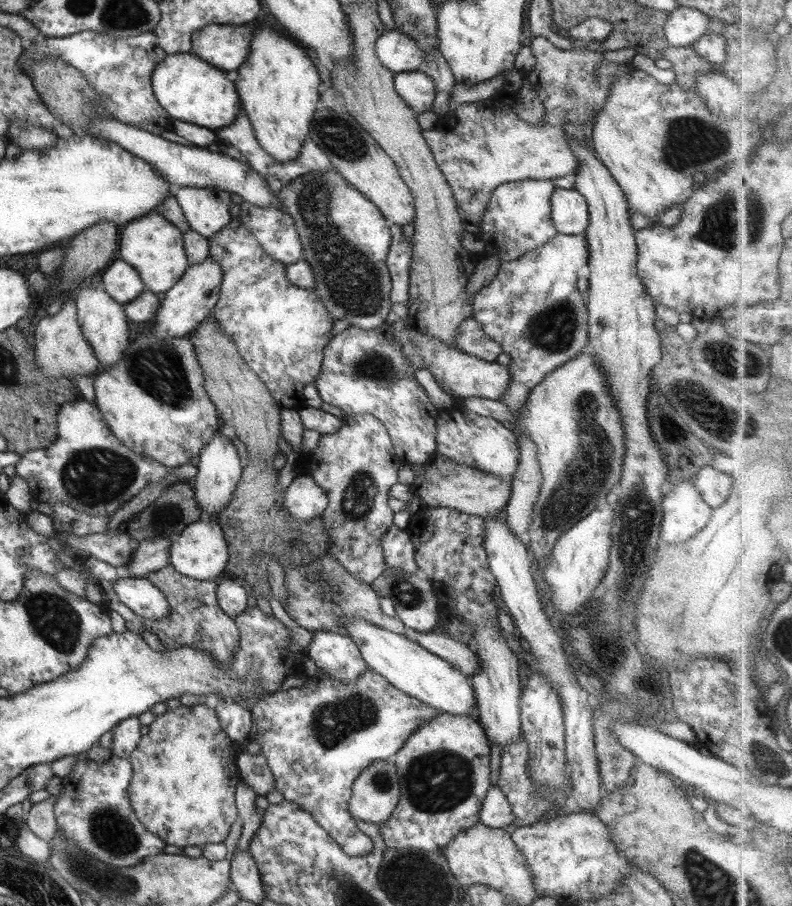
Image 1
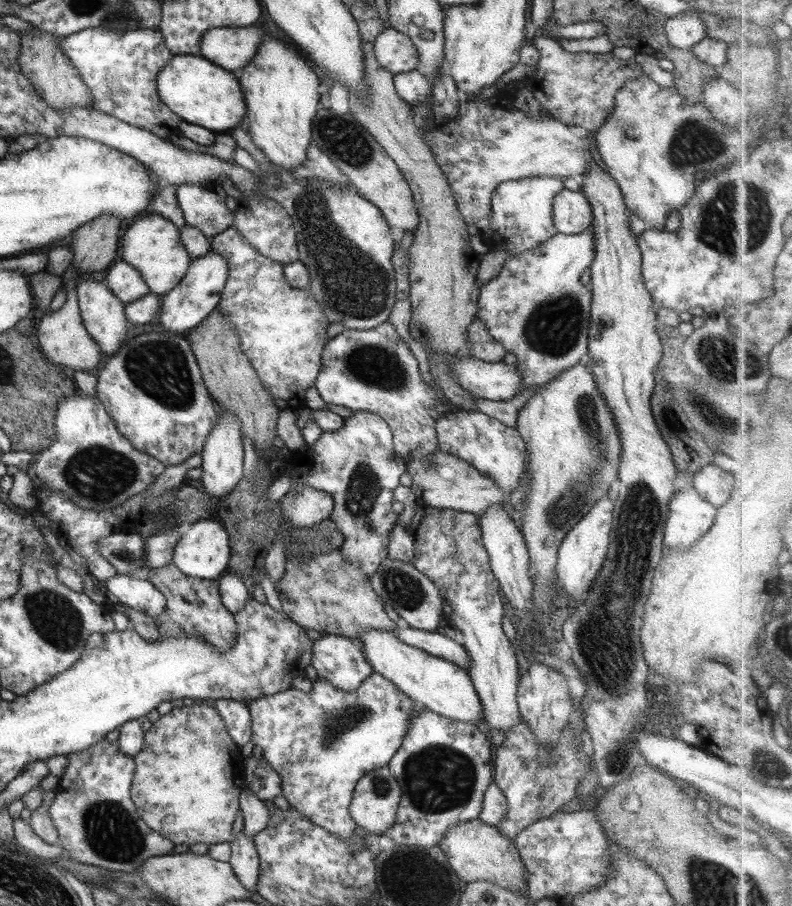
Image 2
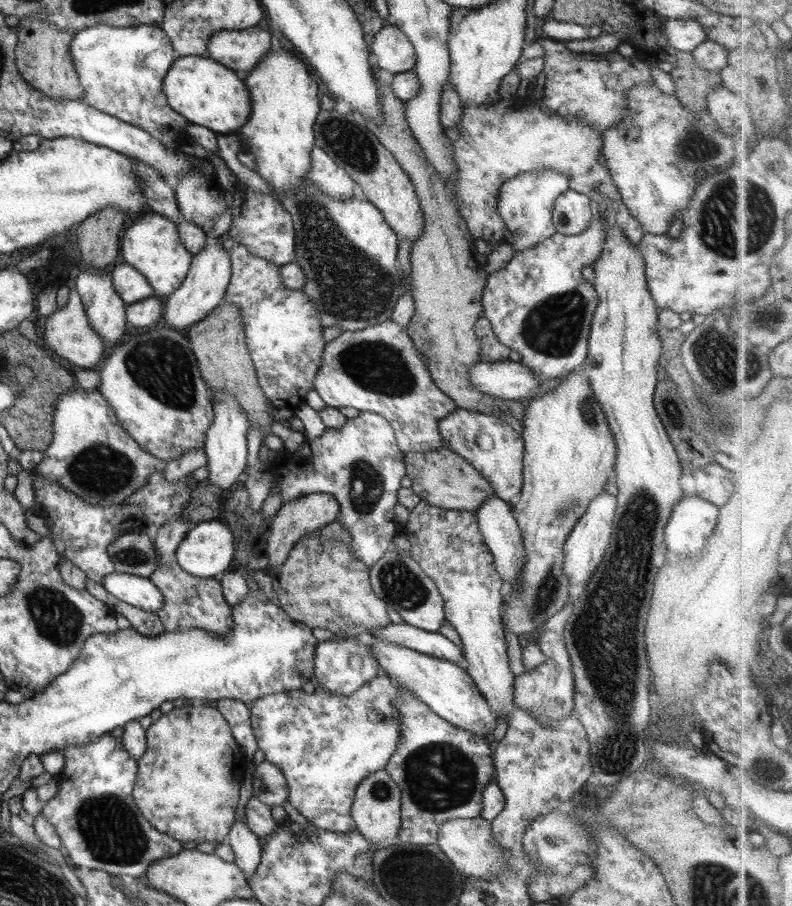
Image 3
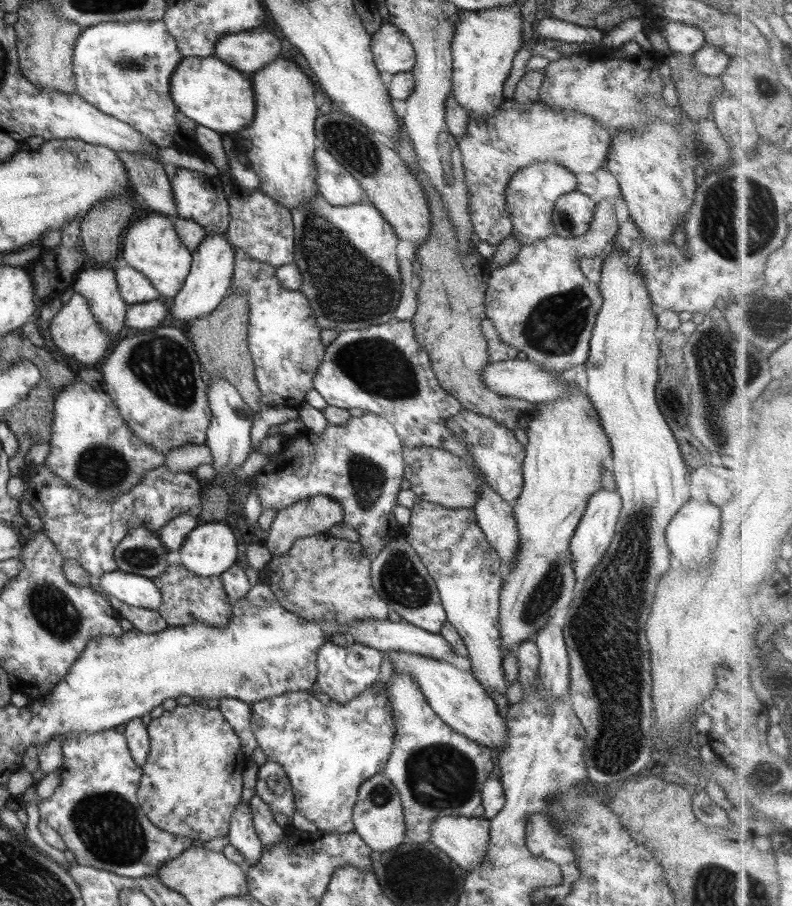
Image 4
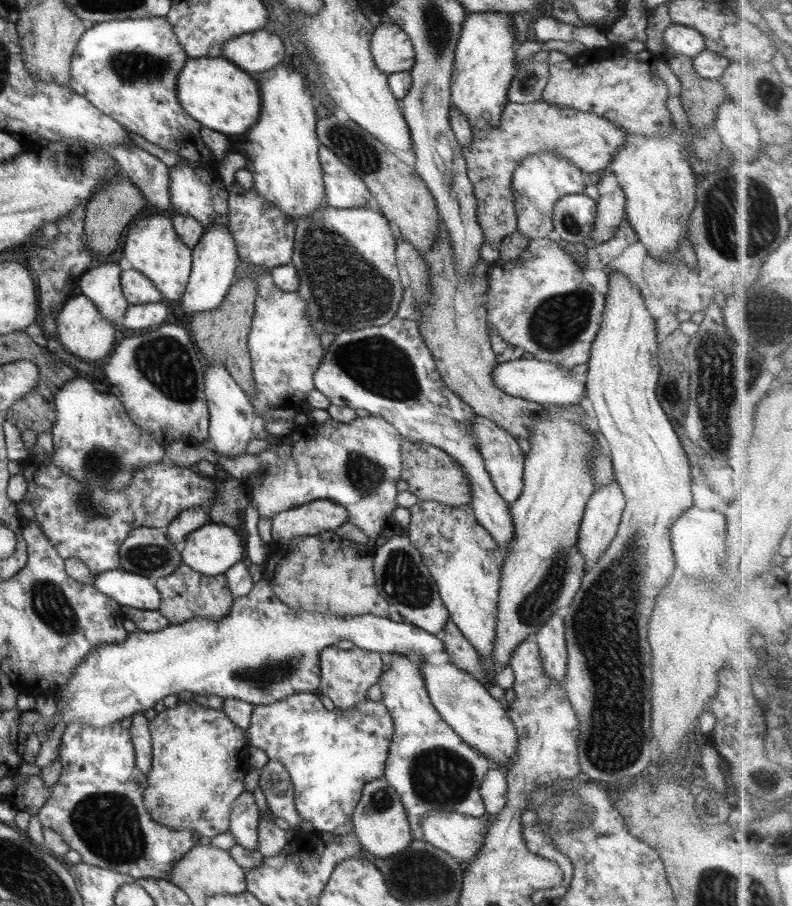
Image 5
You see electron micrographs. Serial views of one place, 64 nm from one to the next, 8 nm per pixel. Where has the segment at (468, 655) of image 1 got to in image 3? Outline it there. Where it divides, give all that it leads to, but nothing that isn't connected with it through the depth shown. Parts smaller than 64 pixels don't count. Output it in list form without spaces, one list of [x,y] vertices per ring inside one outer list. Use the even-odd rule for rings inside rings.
[[[388,623],[386,626],[372,629],[373,638],[382,638],[386,642],[394,642],[400,646],[406,646],[412,650],[418,650],[422,654],[428,654],[434,658],[442,658],[454,664],[464,660],[464,652],[460,646],[456,646],[446,636],[439,632],[430,632],[419,629],[408,623]]]

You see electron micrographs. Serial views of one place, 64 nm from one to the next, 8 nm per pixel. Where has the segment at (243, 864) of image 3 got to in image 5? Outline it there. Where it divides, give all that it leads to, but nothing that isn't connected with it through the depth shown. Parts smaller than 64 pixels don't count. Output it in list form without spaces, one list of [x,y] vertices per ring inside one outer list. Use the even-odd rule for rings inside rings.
[[[242,792],[233,803],[229,817],[229,830],[236,844],[252,851],[258,851],[258,821],[261,813],[254,801],[254,795]]]

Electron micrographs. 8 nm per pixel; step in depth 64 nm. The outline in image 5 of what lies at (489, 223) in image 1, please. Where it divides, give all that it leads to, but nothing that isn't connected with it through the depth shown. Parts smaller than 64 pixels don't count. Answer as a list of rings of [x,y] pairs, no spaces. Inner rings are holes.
[[[546,151],[524,157],[518,168],[513,172],[512,188],[514,192],[514,210],[517,213],[517,230],[528,239],[544,238],[553,228],[553,209],[555,203],[566,195],[583,194],[584,178],[582,169],[570,163],[566,157]]]

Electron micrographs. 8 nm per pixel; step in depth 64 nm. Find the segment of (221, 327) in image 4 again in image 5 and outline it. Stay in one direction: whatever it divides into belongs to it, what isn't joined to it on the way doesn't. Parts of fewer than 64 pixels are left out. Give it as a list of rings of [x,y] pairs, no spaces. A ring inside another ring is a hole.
[[[244,275],[233,283],[220,306],[192,315],[189,318],[187,329],[203,362],[205,364],[218,362],[226,366],[228,373],[234,377],[234,381],[242,387],[250,400],[256,391],[254,378],[252,378],[250,352],[247,346],[254,316],[254,298],[256,298],[256,277]]]

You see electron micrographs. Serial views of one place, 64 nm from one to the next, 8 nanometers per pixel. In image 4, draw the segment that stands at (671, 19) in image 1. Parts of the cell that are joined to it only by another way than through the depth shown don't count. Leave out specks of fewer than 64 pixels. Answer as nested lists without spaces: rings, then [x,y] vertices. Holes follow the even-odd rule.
[[[666,21],[661,34],[671,50],[685,55],[693,55],[706,43],[704,32],[692,24]]]

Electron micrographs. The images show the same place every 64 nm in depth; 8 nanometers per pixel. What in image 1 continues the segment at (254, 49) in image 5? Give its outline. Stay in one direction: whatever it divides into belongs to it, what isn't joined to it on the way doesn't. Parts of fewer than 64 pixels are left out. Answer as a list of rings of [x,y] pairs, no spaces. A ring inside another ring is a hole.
[[[208,24],[196,30],[188,44],[192,45],[194,55],[225,71],[244,67],[250,52],[250,38],[254,34],[254,24],[222,25]]]

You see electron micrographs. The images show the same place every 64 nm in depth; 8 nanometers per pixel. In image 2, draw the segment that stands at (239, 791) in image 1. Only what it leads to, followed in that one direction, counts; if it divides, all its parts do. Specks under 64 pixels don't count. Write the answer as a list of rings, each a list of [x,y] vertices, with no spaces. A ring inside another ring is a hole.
[[[243,787],[240,792],[239,810],[244,815],[243,831],[250,837],[262,832],[270,824],[271,812],[265,802],[254,796],[249,788]]]

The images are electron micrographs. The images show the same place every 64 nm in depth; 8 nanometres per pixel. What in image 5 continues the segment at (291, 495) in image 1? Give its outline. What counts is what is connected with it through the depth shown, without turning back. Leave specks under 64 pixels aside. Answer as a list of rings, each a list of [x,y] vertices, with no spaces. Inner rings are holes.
[[[318,498],[273,516],[272,540],[284,546],[290,539],[297,536],[333,532],[346,521],[348,521],[348,512],[343,506],[326,498]]]

